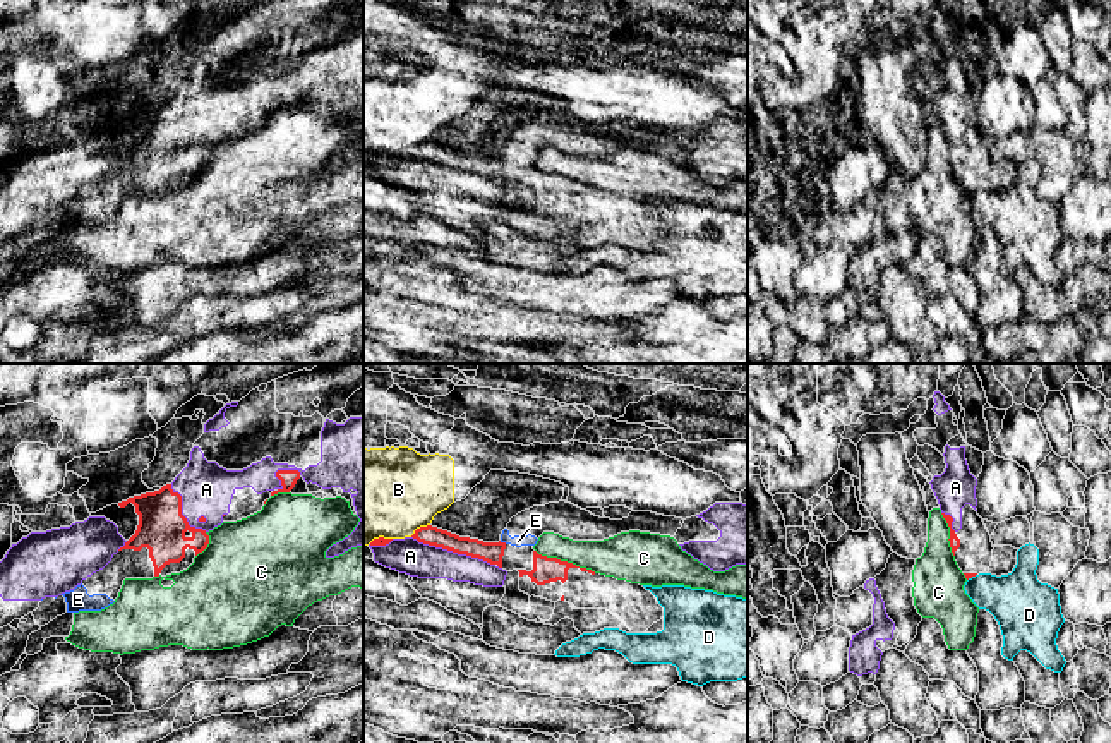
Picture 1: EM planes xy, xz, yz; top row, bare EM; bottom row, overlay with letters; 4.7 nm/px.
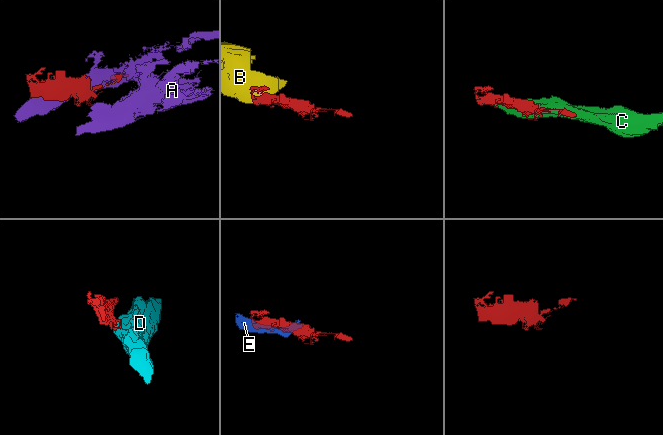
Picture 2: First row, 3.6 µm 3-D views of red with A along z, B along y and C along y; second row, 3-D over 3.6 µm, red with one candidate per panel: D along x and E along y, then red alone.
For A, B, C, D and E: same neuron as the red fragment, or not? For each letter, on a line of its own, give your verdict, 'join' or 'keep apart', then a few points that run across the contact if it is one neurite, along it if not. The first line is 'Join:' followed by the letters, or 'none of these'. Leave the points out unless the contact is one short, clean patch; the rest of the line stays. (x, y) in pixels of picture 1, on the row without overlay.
Join: E
A: keep apart
B: keep apart
C: keep apart
D: keep apart | yz (976, 189), (967, 196)
E: join

